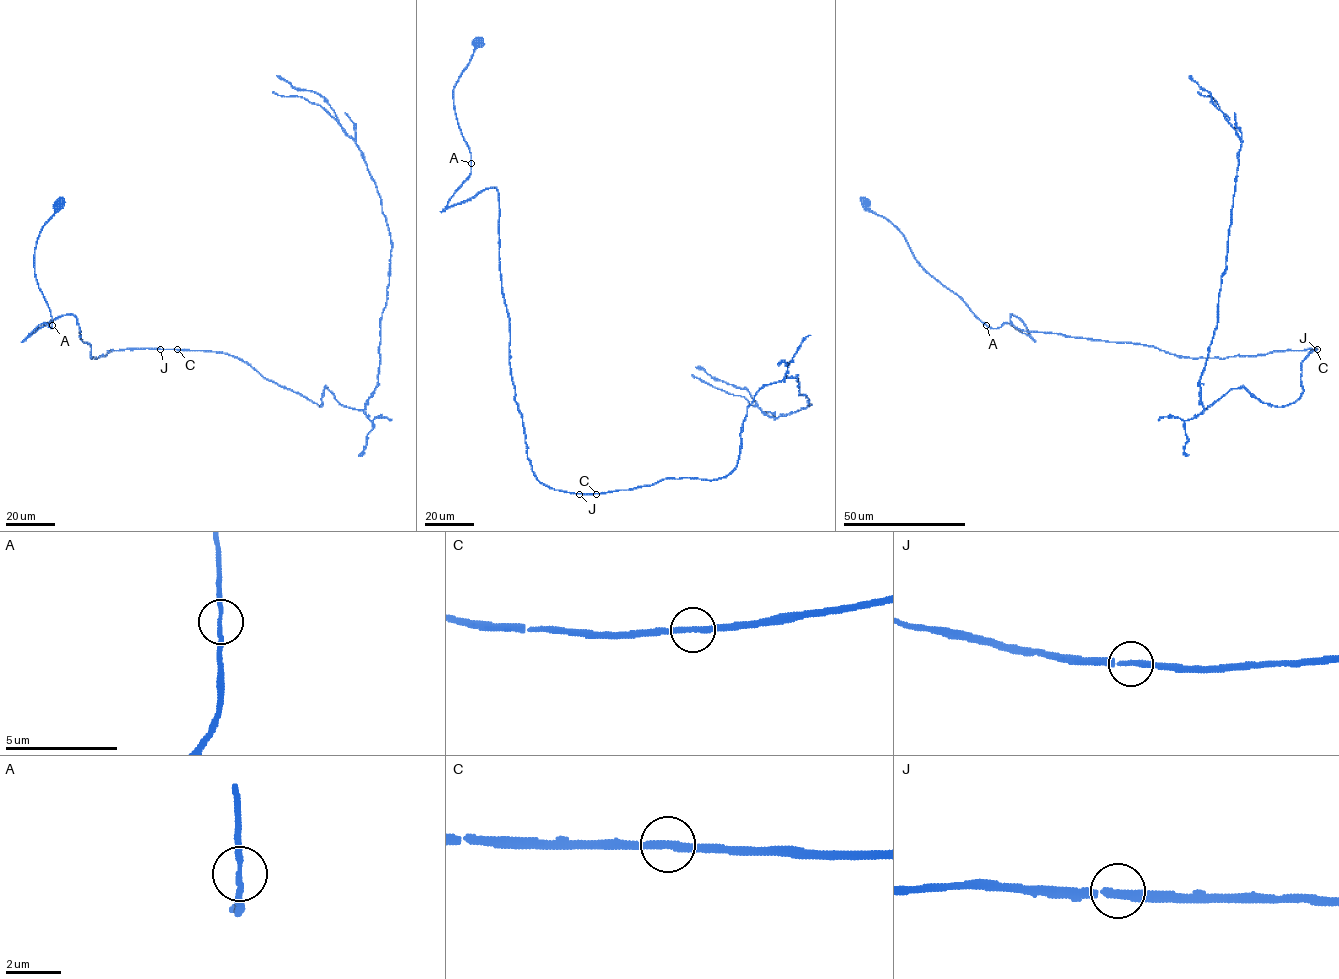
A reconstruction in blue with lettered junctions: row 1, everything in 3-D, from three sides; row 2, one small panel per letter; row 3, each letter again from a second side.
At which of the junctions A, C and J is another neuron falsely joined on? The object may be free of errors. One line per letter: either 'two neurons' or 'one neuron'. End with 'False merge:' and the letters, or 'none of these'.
A: one neuron
C: one neuron
J: one neuron
False merge: none of these

